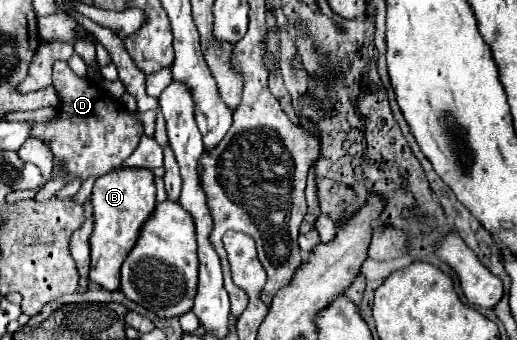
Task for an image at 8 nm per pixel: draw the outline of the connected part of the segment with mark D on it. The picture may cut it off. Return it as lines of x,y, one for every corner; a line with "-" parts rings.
62,61
54,63
52,81
58,93
56,115
44,123
32,119
26,121
32,127
30,137
42,139
54,155
52,179
62,175
66,183
74,179
84,183
88,177
100,177
114,167
120,167
144,135
144,125
138,121
136,111
128,111
118,99
104,93
98,85
76,77
74,71

